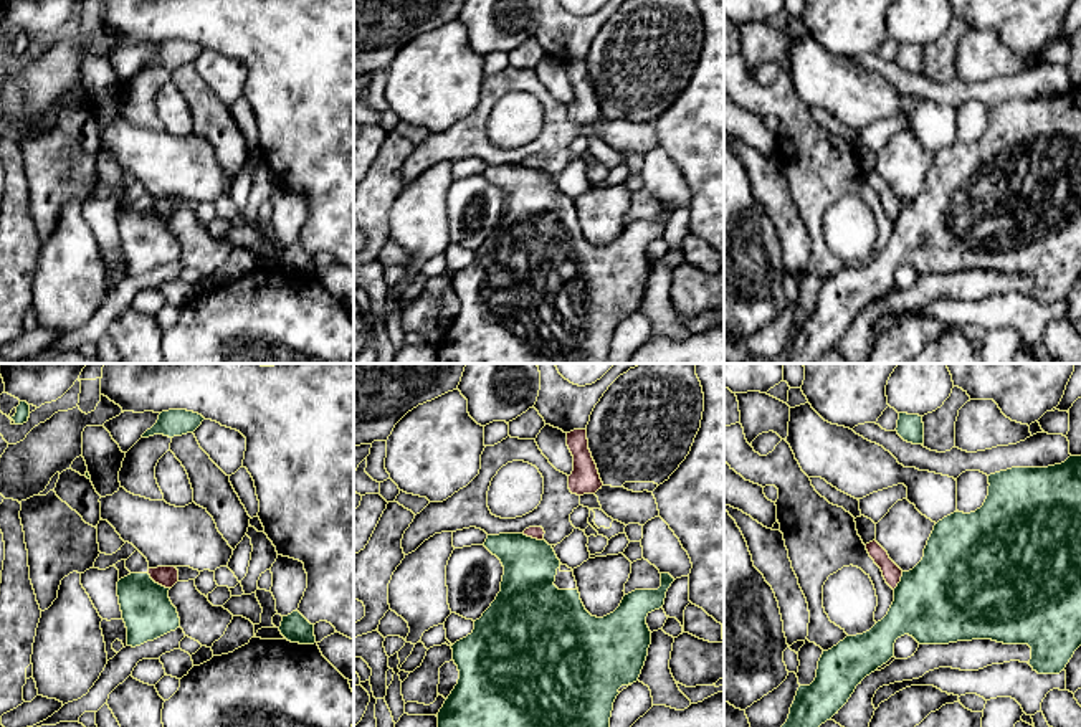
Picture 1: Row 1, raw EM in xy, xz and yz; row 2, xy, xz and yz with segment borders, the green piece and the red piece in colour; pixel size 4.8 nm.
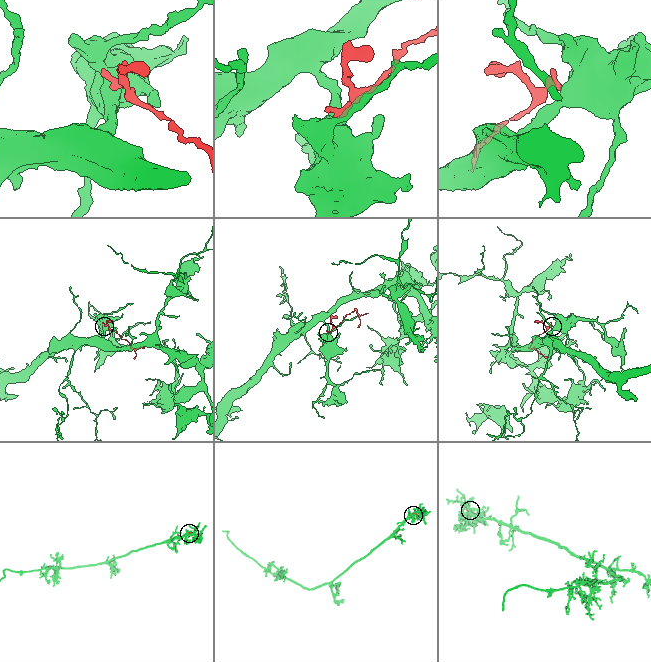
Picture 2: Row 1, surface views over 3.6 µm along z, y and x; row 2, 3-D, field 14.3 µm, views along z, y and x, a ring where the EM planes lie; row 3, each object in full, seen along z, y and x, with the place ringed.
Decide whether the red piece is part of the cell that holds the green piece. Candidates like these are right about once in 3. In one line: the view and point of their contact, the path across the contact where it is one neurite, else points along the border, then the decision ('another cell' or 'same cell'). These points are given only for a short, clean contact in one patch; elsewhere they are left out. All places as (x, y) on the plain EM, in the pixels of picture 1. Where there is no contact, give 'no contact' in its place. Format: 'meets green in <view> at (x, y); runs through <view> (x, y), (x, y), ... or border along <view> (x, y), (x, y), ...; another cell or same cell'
meets green in xy at (157, 213); border along xy (147, 202), (156, 212), (169, 218); another cell

